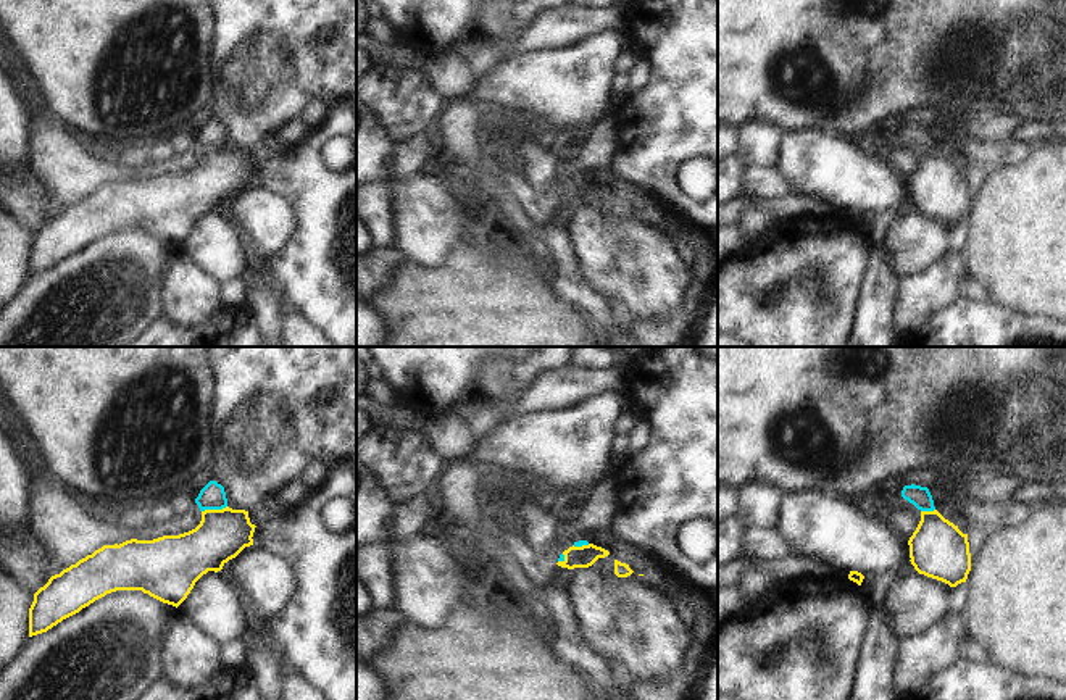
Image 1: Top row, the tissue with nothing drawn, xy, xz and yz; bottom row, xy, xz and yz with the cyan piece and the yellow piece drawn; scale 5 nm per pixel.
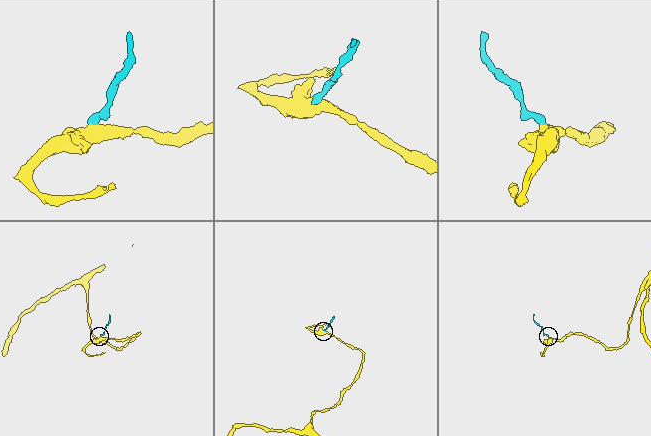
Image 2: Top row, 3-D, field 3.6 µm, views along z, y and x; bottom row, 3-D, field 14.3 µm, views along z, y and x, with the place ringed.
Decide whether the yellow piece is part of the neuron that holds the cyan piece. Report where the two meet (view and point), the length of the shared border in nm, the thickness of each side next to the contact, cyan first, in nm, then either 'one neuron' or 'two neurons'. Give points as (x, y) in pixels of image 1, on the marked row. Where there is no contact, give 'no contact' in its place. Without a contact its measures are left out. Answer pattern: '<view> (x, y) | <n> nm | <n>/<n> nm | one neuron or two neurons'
xy (213, 508) | 130 nm | 130/260 nm | two neurons

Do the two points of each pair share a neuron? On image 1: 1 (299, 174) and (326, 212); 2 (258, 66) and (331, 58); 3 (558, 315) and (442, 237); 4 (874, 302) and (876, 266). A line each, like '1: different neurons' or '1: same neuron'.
1: same neuron
2: same neuron
3: different neurons
4: same neuron

